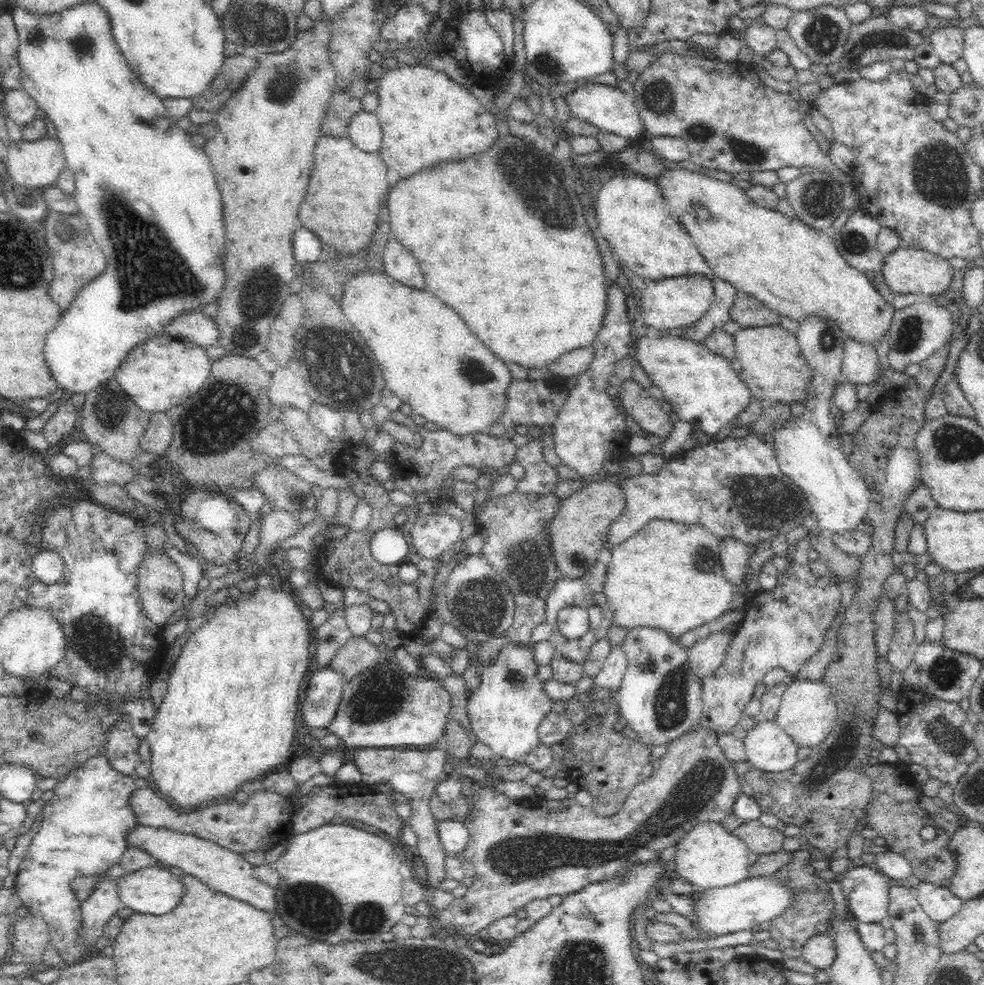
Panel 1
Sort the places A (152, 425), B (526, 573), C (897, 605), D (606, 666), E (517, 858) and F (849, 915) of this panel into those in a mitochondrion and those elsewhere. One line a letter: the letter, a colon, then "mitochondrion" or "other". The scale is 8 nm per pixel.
A: other
B: mitochondrion
C: other
D: other
E: mitochondrion
F: other

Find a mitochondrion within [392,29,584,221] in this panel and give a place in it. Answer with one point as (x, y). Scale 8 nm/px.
(545, 64)

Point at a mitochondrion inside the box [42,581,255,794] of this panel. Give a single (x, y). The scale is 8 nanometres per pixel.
(98, 643)

